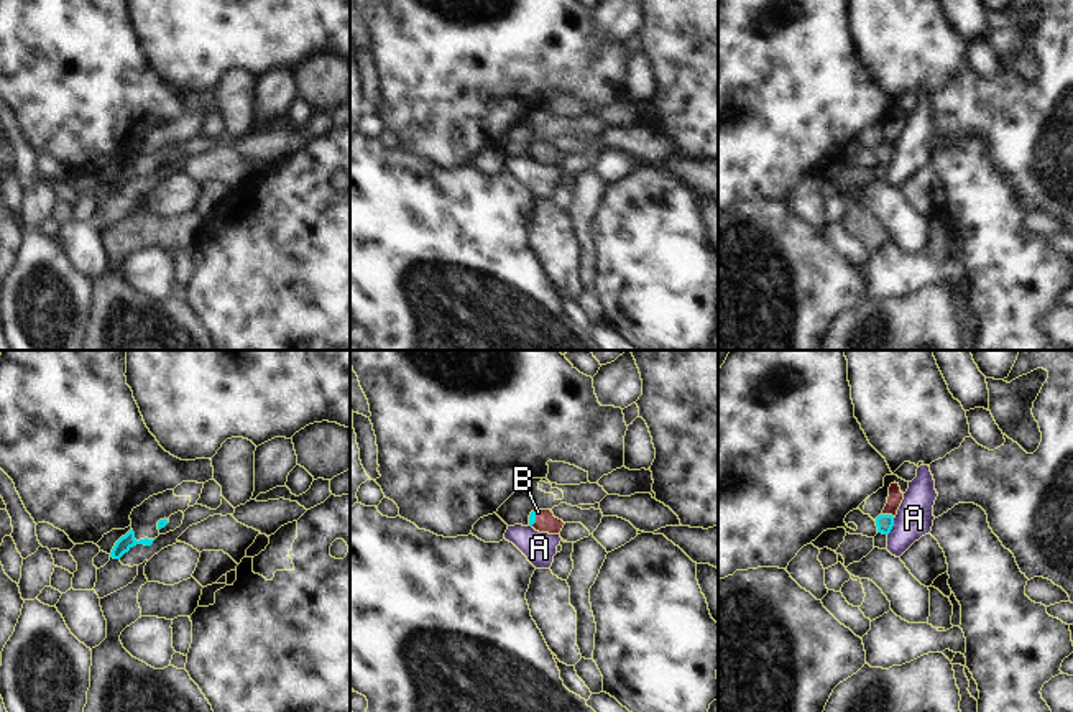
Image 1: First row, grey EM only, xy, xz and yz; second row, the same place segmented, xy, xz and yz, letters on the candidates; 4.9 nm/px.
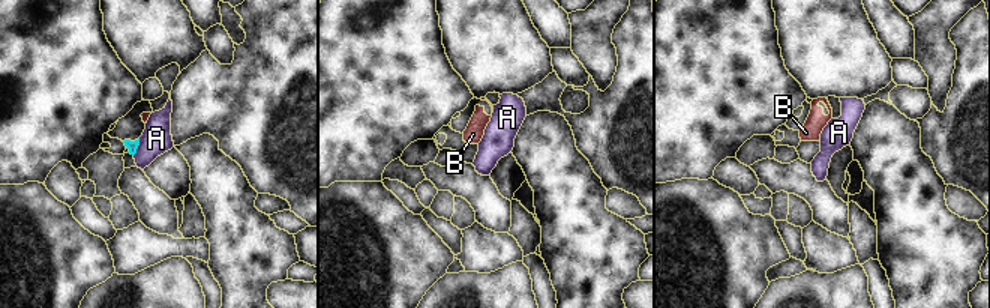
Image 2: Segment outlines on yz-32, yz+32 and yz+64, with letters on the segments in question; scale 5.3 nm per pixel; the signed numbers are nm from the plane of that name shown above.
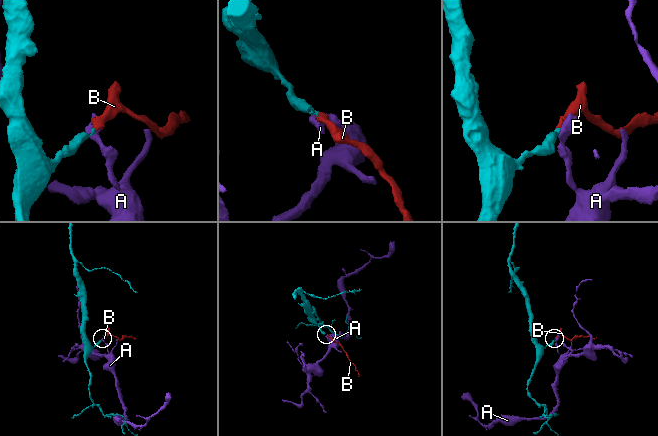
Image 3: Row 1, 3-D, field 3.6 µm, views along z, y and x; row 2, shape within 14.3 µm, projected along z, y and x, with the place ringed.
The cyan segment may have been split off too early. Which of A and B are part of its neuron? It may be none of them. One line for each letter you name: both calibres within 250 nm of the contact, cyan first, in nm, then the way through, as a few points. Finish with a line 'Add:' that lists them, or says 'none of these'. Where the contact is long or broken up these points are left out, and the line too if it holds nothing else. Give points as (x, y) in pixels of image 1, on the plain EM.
B: calibres 90 and 70 nm; way yz (884, 155), (888, 147), (896, 129)
Add: B

